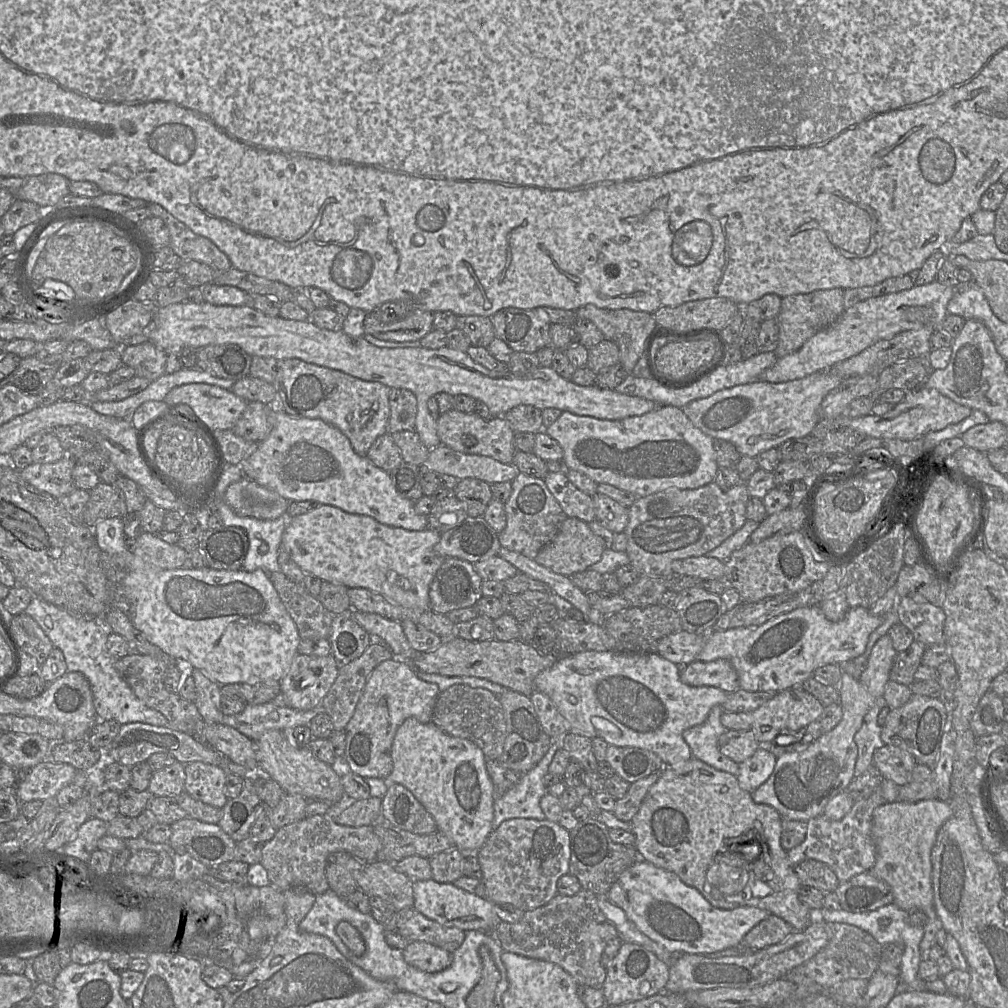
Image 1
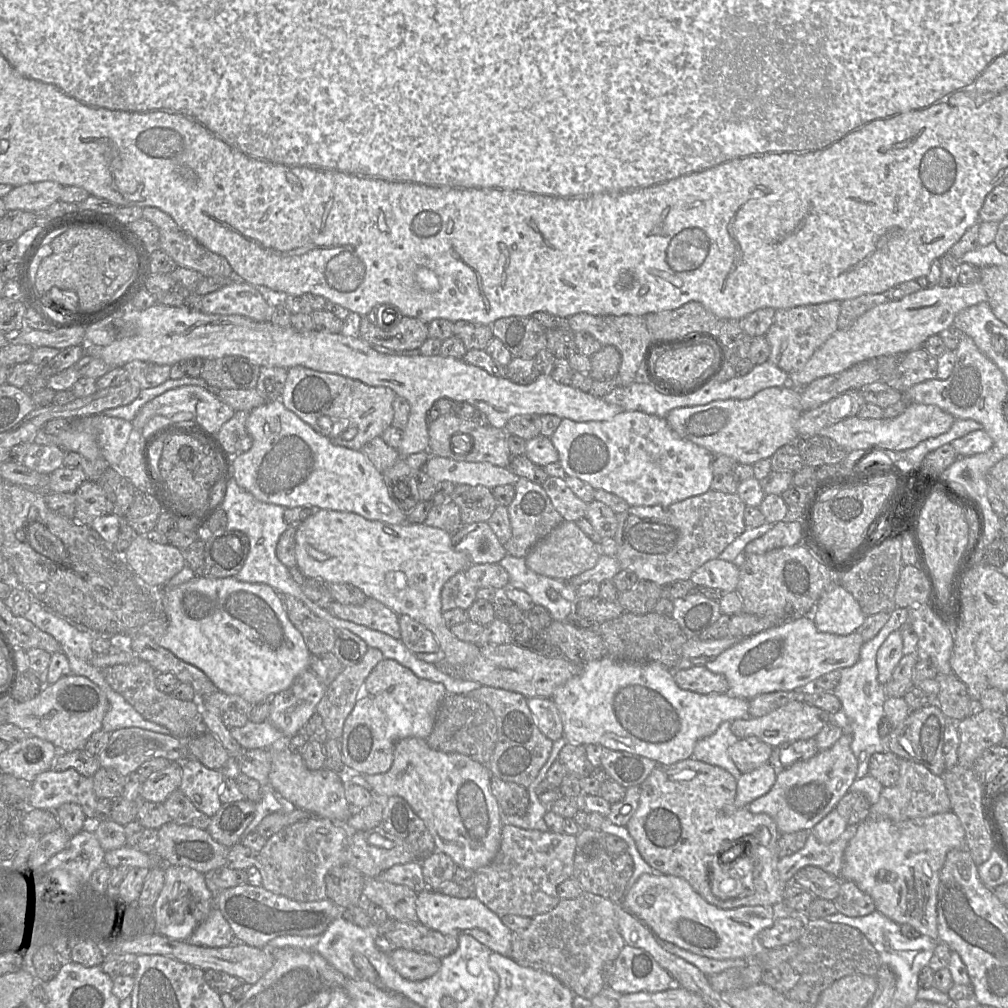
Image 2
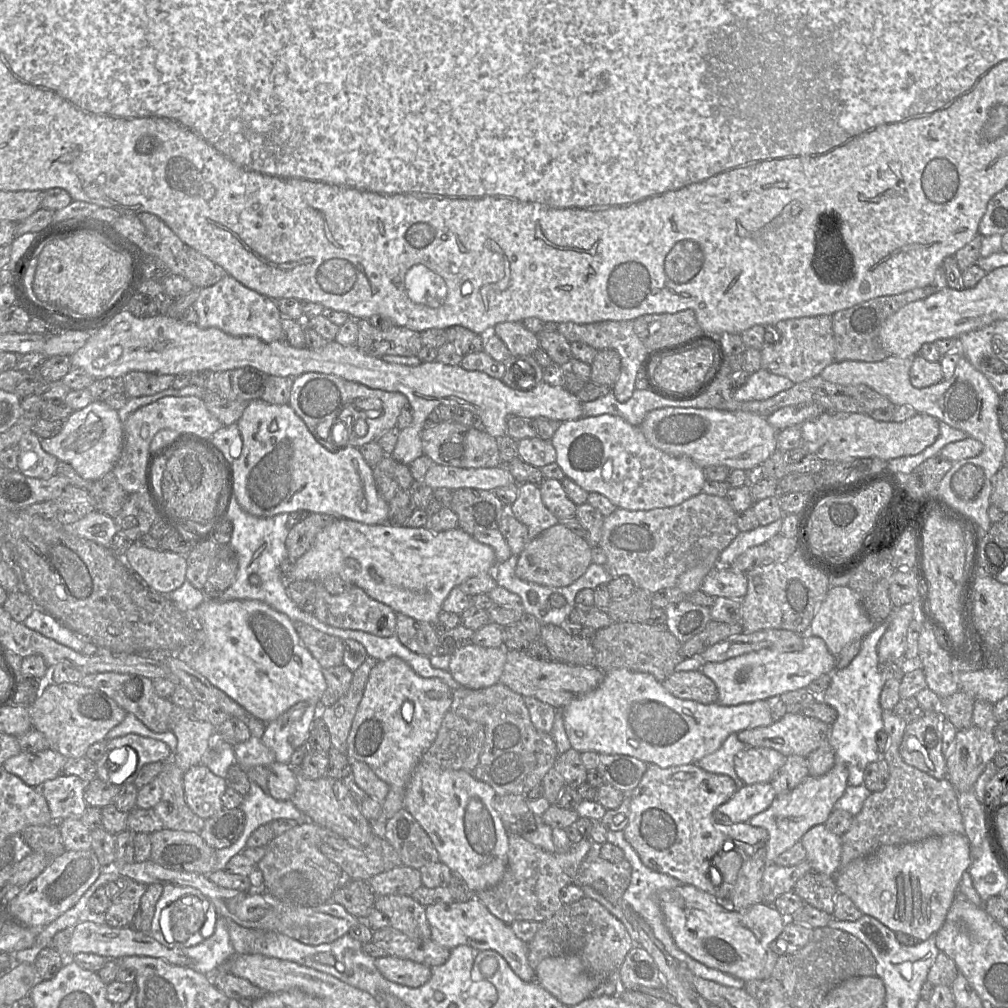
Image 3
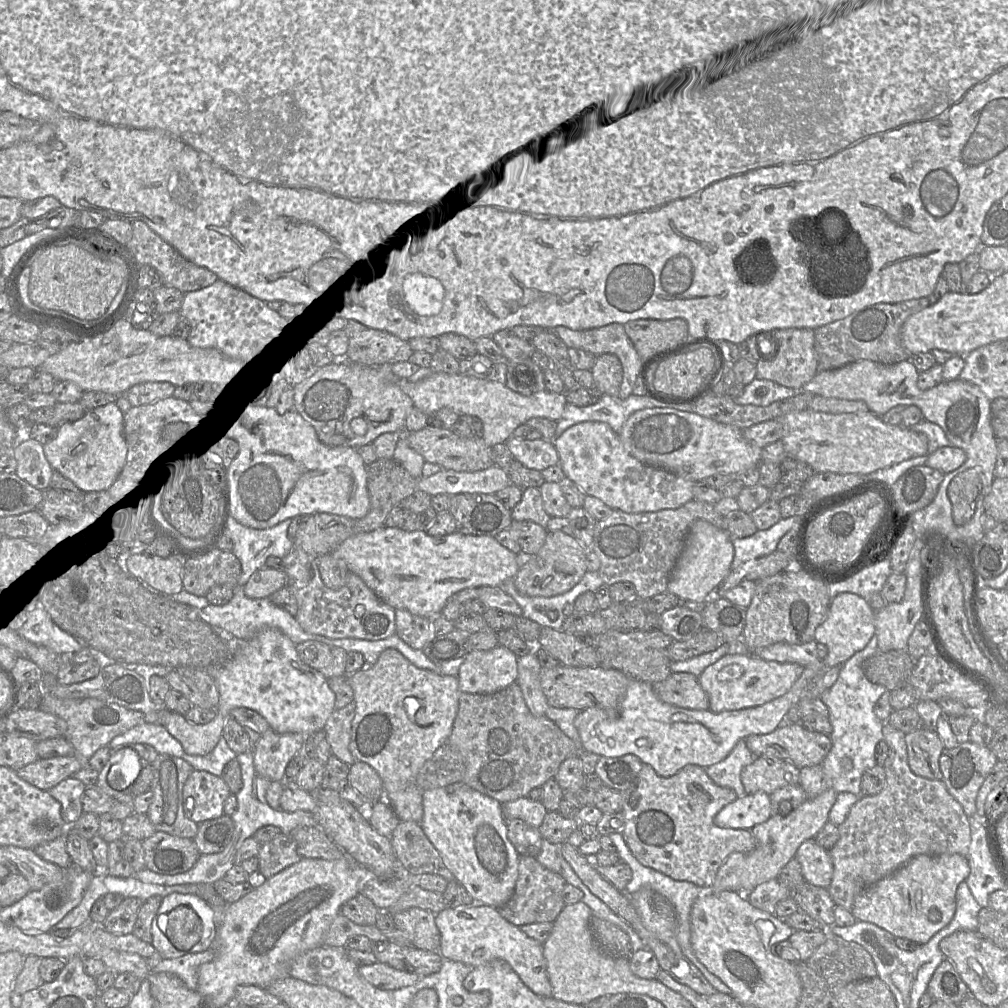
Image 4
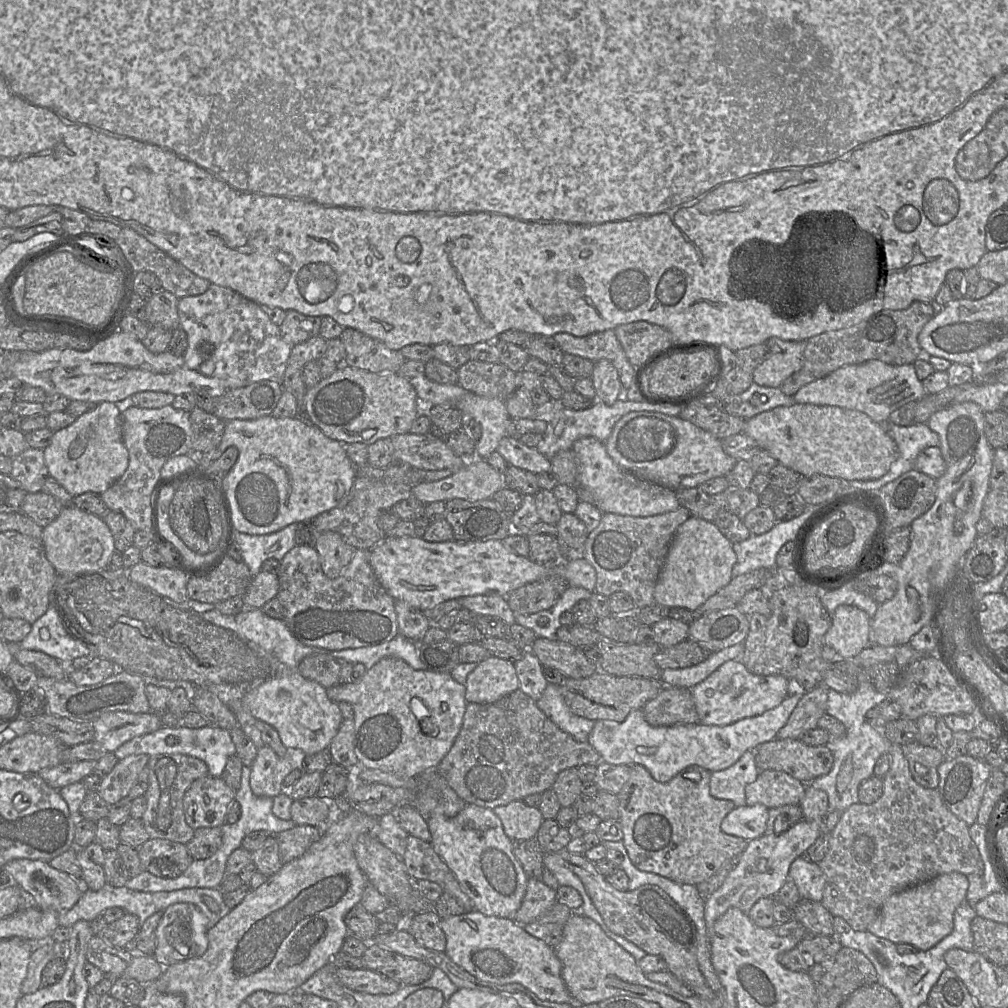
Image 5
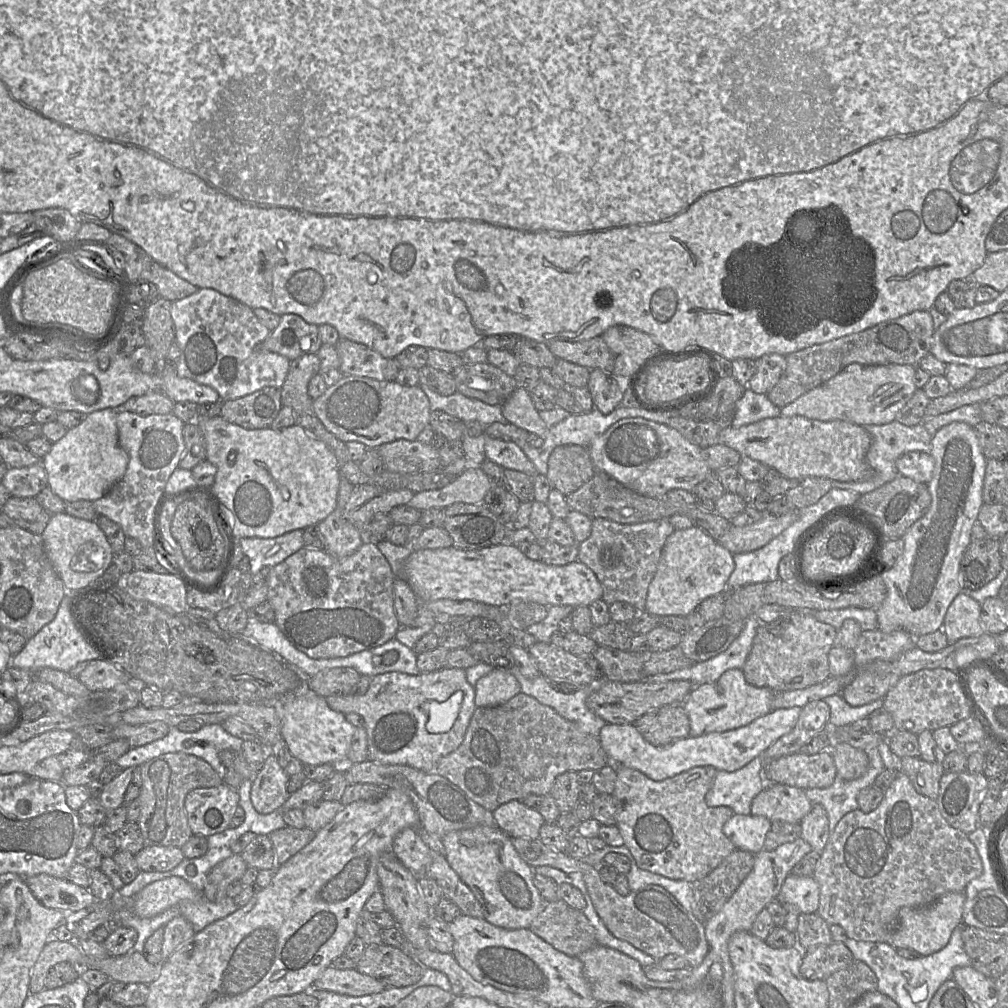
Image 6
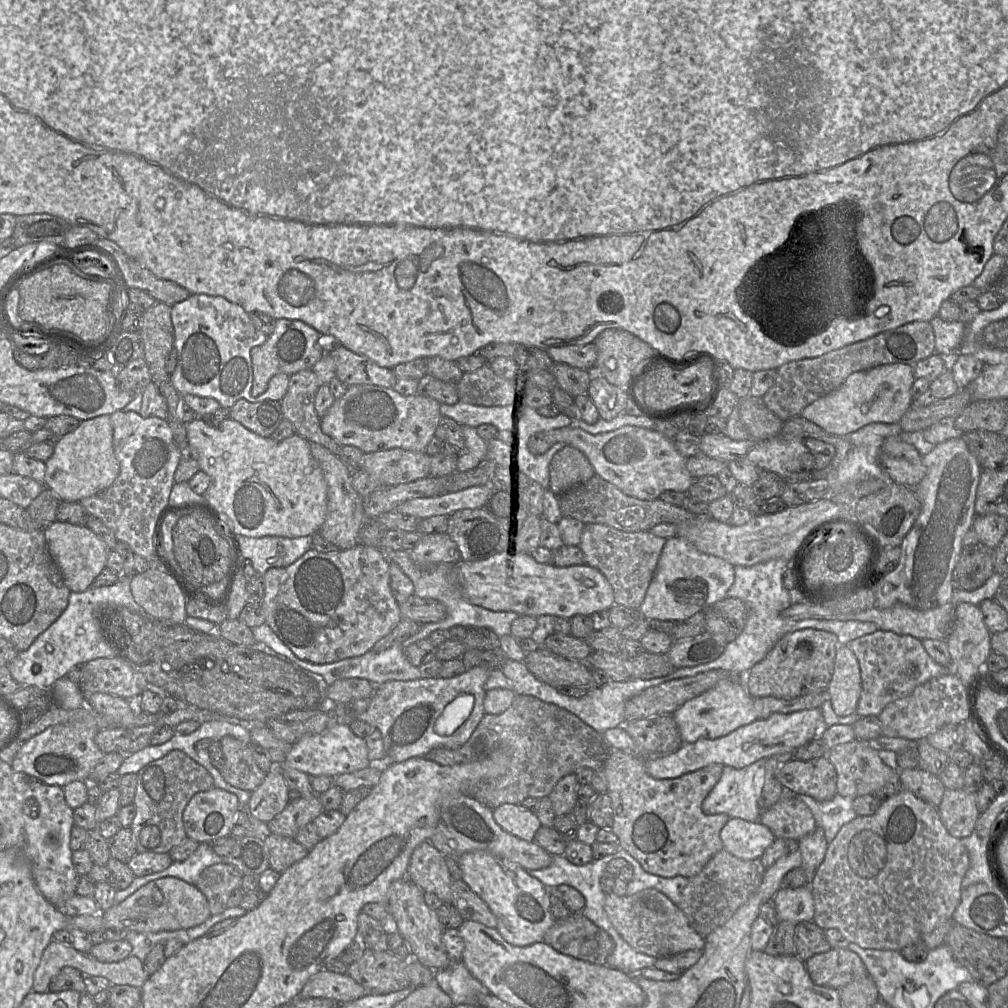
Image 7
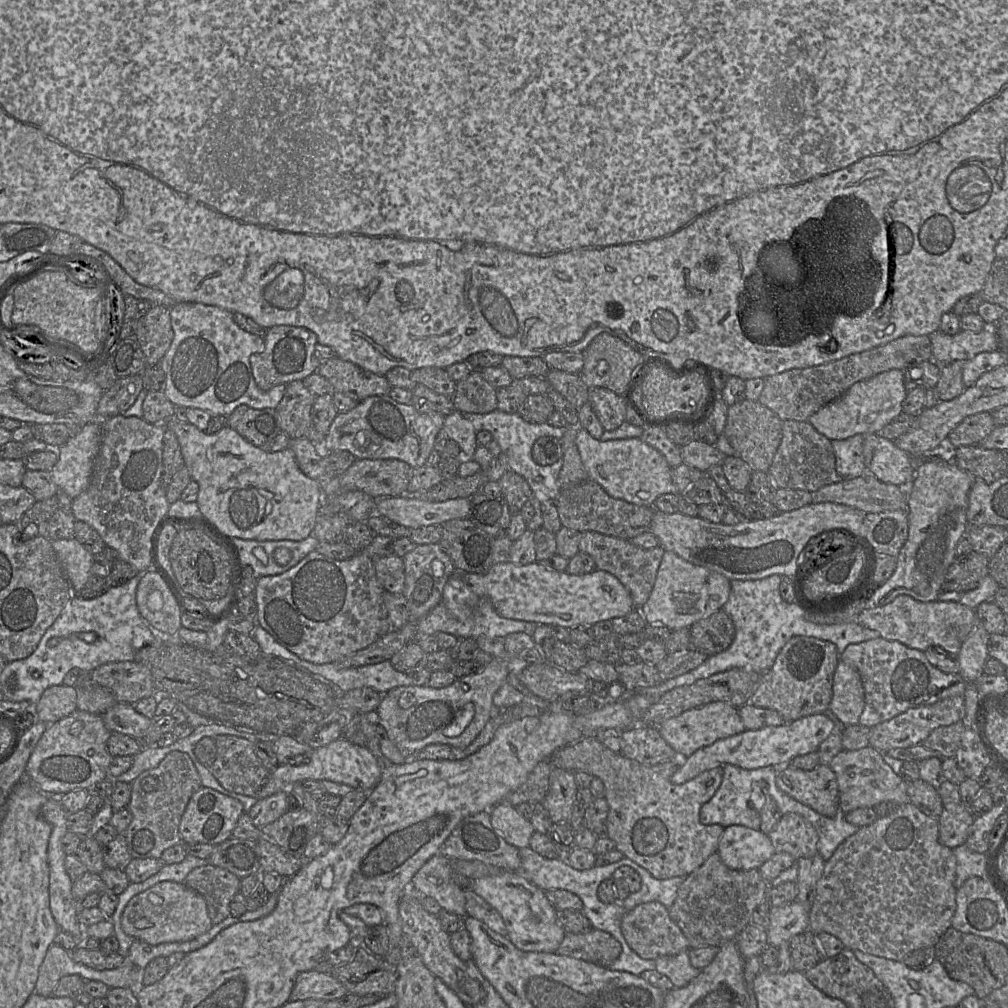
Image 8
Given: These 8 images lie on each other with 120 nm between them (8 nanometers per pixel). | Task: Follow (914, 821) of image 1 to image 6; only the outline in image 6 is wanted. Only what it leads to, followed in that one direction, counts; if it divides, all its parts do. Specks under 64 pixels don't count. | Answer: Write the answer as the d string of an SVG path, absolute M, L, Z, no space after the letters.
M949 892L927 906L901 908L898 914L898 928L887 943L895 948L912 949L920 956L940 951L948 944L953 930L962 923L965 901L965 892Z

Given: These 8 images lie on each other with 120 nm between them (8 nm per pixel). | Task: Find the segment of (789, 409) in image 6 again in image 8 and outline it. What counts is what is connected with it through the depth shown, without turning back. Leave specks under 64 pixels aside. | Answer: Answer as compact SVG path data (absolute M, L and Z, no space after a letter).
M899 369L888 370L869 379L856 382L836 400L814 413L808 419L808 422L831 441L844 440L857 434L878 434L882 428L903 413L902 403L907 393L904 386L904 371Z

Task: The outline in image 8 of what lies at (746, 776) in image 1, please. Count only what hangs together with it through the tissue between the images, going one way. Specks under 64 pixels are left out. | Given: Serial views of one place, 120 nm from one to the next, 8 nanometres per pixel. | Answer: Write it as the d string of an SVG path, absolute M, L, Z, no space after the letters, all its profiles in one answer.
M741 825L724 829L717 851L722 861L735 870L759 869L775 852L769 836Z

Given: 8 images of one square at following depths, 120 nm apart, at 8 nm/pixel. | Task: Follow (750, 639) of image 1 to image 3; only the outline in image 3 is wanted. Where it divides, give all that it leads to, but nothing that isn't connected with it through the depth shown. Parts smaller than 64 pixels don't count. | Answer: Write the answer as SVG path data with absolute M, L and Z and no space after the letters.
M804 634L803 645L803 649L798 652L761 649L724 662L706 662L701 672L715 683L718 690L717 703L720 705L734 706L766 700L789 691L806 688L815 679L824 674L831 674L835 670L836 657L829 652L823 639Z

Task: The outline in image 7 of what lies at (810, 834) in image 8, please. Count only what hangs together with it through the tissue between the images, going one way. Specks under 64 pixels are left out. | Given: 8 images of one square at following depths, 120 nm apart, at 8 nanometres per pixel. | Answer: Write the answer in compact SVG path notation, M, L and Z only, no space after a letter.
M789 794L762 811L759 822L769 828L776 838L796 841L810 835L817 828L808 806L795 795Z

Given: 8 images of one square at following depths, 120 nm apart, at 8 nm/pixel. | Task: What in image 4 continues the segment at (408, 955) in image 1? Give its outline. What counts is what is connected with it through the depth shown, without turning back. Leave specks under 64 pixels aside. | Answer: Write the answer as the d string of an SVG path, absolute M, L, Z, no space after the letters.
M381 962L360 966L359 974L370 984L383 990L408 987L422 978L415 973L398 970Z

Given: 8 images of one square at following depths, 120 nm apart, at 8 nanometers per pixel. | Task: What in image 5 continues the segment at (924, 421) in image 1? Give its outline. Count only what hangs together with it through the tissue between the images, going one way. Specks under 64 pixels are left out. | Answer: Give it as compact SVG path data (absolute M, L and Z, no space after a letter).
M798 403L778 406L746 420L743 432L754 439L761 450L769 452L779 464L803 477L825 475L846 480L875 480L884 476L898 457L897 445L884 424L873 421L863 412L838 406Z

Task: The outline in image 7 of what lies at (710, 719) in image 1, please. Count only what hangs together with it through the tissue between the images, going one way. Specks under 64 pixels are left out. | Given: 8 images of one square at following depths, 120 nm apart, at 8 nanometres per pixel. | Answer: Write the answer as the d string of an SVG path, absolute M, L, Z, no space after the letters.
M765 759L742 768L723 766L719 781L702 802L702 811L706 815L727 814L730 818L740 818L749 822L759 821L761 809L759 798L765 781Z

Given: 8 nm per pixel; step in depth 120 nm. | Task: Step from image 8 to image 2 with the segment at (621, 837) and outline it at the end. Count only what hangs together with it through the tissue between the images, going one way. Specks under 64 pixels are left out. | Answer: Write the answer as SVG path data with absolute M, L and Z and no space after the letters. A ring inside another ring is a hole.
M690 757L688 759L676 762L674 764L658 764L652 770L649 776L639 786L641 788L639 804L635 813L628 821L626 828L629 834L634 839L637 849L646 863L648 863L652 868L657 870L659 873L673 875L676 877L682 877L708 903L713 904L718 908L733 909L739 908L741 906L760 905L760 906L772 906L774 908L777 908L778 915L779 913L788 913L788 910L784 907L783 901L784 890L787 885L781 881L777 870L777 863L780 859L778 853L778 843L781 834L777 828L775 821L768 814L765 813L755 814L749 811L748 807L736 808L734 806L734 800L737 792L737 780L730 772L719 766L711 765L699 761L693 757ZM757 832L768 832L768 835L770 835L768 845L764 846L763 844L762 845L757 844L757 838L755 837L755 833ZM742 837L744 837L743 838L744 840L753 841L753 847L750 847L750 850L747 849L743 850L742 848L737 848L739 841L742 840ZM728 852L737 852L738 855L740 854L741 856L739 858L733 859L733 861L736 862L734 864L732 864L732 862L730 861L730 857L724 858L724 860L727 861L727 863L725 863L722 861L721 857L723 856L724 853Z

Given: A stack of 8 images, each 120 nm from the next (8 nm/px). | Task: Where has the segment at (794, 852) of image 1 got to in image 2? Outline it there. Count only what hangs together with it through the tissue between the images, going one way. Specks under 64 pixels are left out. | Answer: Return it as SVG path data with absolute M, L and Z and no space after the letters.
M848 825L845 831L833 842L822 843L808 833L805 846L796 853L779 859L777 870L781 881L788 885L795 874L806 866L816 866L824 871L841 877L844 851L855 836L858 825Z

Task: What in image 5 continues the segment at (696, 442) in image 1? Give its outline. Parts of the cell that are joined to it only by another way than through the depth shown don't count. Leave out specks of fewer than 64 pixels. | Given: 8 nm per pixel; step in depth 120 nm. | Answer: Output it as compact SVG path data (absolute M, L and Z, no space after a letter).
M594 437L576 440L572 448L578 459L578 486L589 489L602 513L647 517L677 510L676 490L643 480L620 467L608 454L605 442Z

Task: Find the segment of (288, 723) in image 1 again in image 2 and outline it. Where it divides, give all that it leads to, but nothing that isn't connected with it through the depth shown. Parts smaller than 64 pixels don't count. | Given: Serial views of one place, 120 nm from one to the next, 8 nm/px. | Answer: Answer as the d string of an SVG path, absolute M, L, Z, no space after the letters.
M248 720L244 726L229 730L233 739L243 749L269 749L274 742L284 737L269 720L261 723Z

